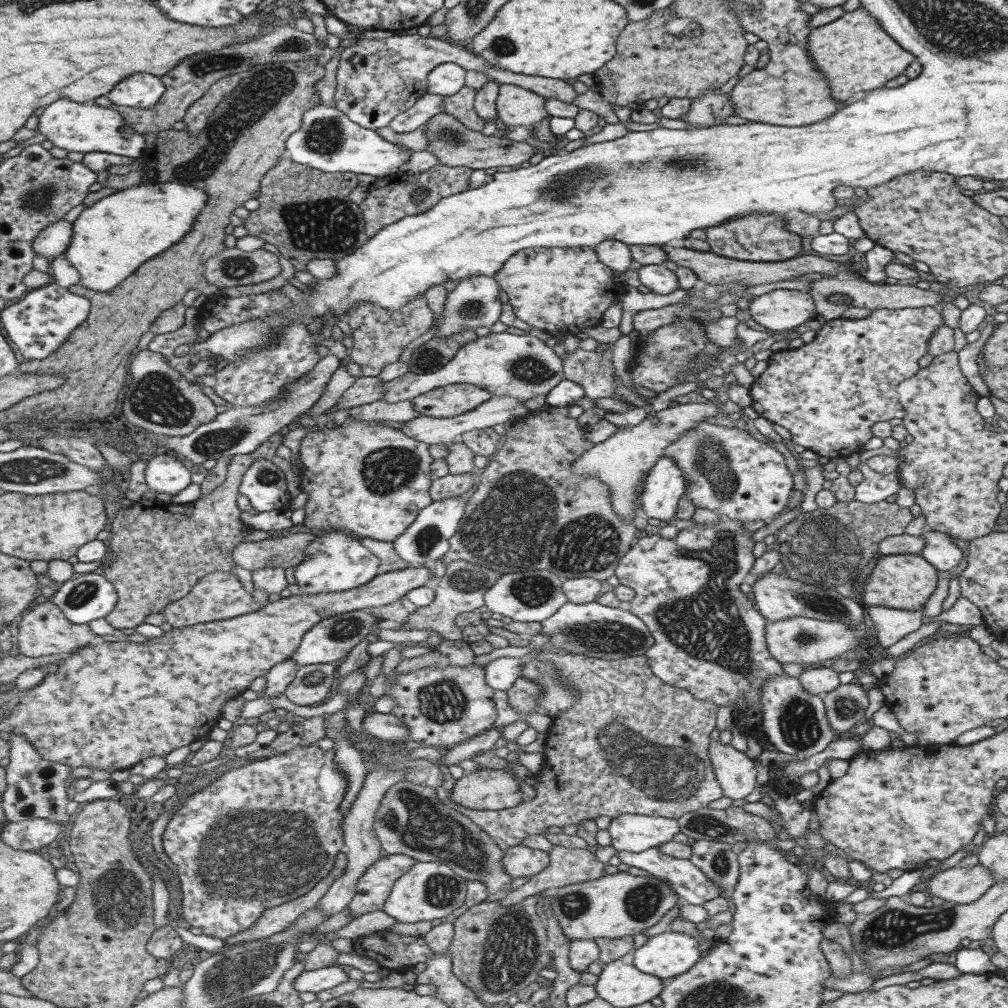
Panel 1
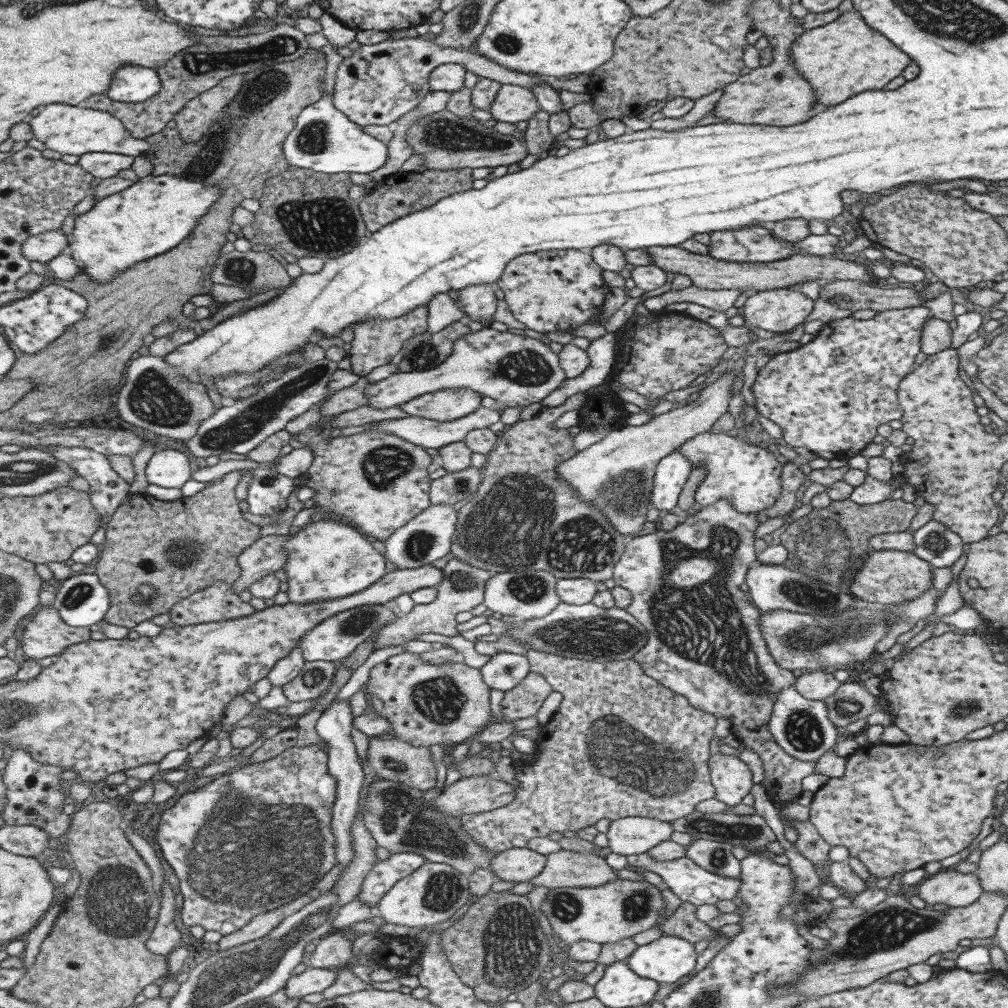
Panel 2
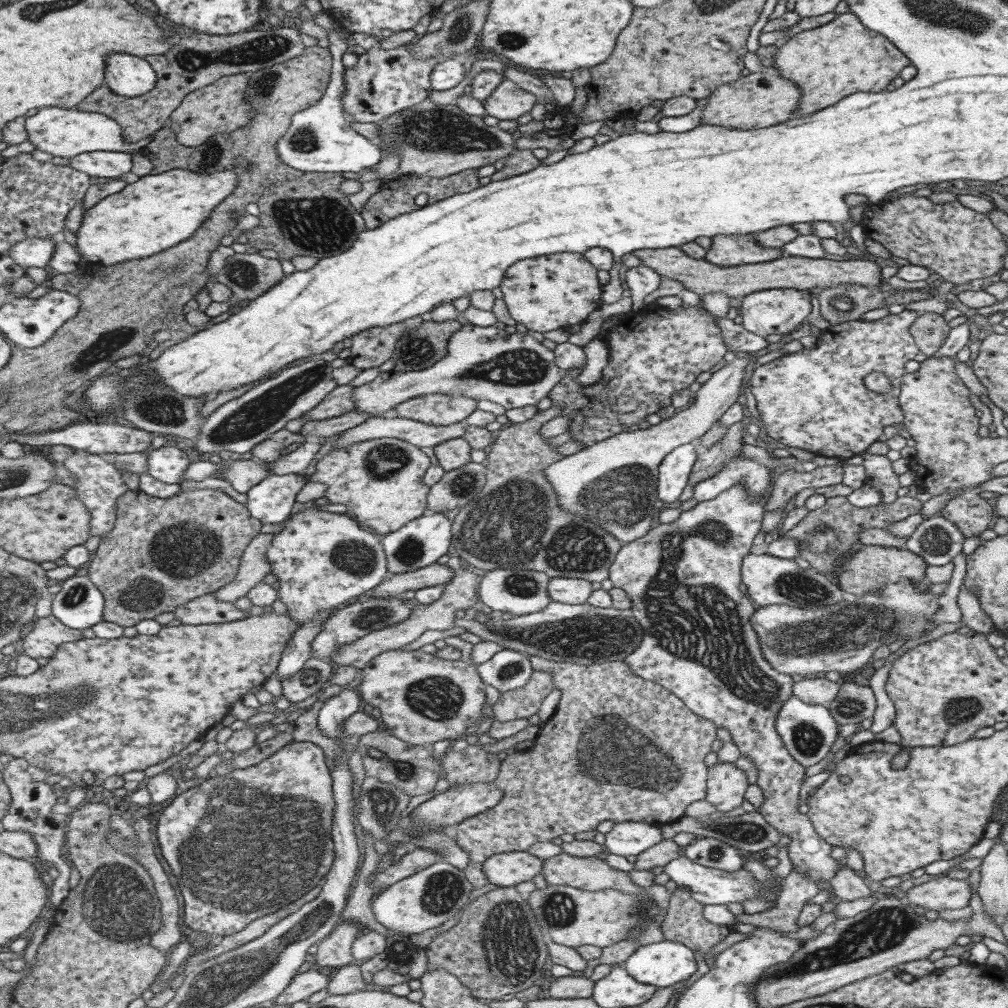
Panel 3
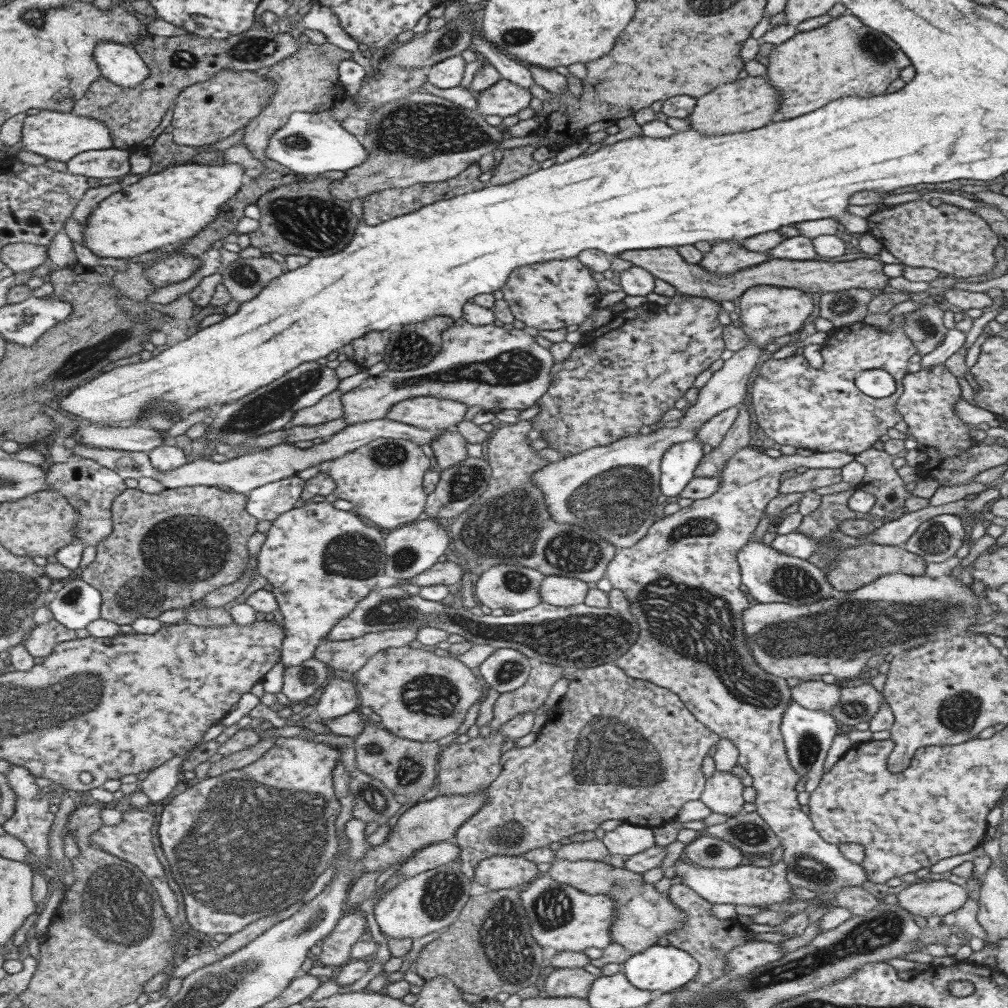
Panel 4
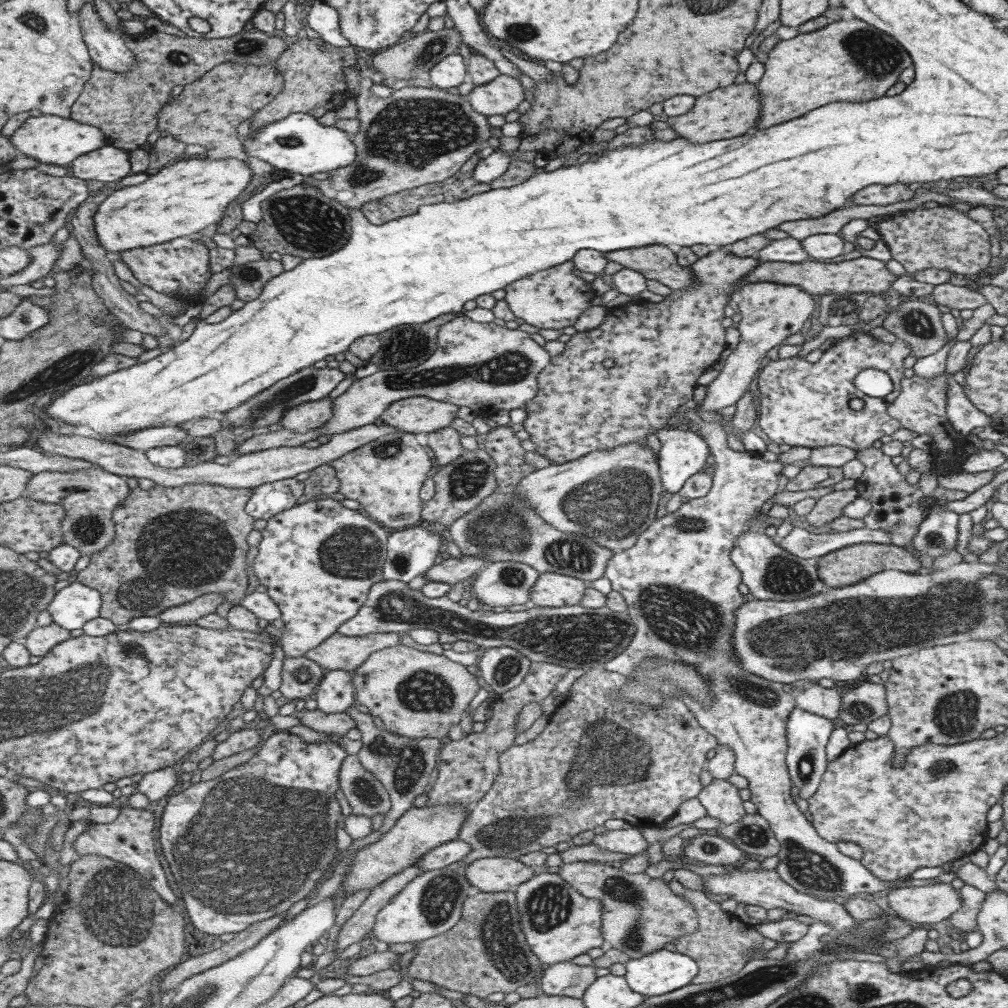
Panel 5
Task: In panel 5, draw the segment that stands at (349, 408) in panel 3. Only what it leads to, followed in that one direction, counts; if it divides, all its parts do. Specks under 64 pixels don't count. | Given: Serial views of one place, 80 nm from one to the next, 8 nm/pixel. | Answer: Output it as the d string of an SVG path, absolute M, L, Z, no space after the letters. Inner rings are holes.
M328 397L317 402L299 404L281 418L280 424L284 429L293 432L309 432L325 426L335 416L335 399Z

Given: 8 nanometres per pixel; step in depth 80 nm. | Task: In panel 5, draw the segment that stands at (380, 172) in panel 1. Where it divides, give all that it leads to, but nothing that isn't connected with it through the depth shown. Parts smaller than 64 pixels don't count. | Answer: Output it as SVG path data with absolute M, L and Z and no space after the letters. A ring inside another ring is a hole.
M293 113L283 120L265 125L257 132L246 136L244 145L248 155L270 162L277 169L289 173L298 173L306 178L320 172L330 173L339 167L356 162L357 147L347 138L347 132L335 125L322 126L317 117L305 113Z

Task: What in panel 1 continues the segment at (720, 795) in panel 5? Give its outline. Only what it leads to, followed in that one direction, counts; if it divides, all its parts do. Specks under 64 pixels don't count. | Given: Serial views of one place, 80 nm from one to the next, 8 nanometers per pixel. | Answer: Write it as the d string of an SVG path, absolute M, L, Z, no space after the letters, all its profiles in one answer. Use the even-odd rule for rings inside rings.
M719 741L708 744L708 760L723 797L741 803L756 785L756 768L743 752Z

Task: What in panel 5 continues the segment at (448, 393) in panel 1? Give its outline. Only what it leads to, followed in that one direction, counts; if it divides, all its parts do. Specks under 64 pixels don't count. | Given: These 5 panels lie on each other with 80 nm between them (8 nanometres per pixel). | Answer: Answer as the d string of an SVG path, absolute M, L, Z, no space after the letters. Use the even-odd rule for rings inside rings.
M424 397L401 399L386 407L384 414L372 424L388 425L422 437L427 433L449 427L456 418L458 408L453 404L443 403Z

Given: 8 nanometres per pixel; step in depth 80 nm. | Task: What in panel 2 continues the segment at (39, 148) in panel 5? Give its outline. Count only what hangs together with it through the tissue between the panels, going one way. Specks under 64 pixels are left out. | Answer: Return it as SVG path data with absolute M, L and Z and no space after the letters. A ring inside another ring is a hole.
M49 103L48 107L44 107L28 121L35 133L35 139L61 155L75 154L80 157L90 152L112 152L136 157L151 148L150 142L133 136L121 120L113 116L113 113L104 110L81 108L80 105Z

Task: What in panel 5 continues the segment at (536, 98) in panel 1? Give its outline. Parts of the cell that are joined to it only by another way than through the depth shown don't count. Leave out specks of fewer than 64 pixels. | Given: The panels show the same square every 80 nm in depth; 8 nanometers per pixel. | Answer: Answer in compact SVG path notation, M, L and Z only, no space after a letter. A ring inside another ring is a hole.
M499 73L492 81L473 85L467 95L471 108L483 116L504 115L525 99L517 78Z

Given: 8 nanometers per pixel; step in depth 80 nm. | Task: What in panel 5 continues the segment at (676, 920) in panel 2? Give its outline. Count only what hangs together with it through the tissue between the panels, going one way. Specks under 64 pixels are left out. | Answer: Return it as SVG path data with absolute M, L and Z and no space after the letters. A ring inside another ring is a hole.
M674 878L669 880L666 886L675 896L683 898L693 908L693 912L697 913L697 931L683 935L672 943L677 952L696 962L698 971L696 976L690 980L691 983L703 984L727 978L743 968L748 960L745 957L748 950L756 948L756 950L768 951L775 948L775 941L764 938L756 932L753 926L740 922L732 914L721 912L719 903L707 899L702 891L688 890Z

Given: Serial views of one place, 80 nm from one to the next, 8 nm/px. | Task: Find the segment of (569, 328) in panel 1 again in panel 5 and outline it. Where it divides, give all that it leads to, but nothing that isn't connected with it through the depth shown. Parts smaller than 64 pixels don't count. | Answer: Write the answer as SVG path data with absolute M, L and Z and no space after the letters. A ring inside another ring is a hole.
M571 261L556 264L538 270L525 278L514 280L511 284L502 288L505 292L503 300L515 317L523 322L540 328L553 328L559 330L565 326L573 326L578 315L589 308L592 297L595 296L590 283L573 275L574 266Z

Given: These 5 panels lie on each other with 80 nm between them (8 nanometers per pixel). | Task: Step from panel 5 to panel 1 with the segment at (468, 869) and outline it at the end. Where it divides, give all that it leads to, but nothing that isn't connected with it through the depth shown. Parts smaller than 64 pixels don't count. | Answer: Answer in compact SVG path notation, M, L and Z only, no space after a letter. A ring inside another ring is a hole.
M523 845L511 846L504 850L503 873L515 878L533 877L549 864L548 852L535 850Z

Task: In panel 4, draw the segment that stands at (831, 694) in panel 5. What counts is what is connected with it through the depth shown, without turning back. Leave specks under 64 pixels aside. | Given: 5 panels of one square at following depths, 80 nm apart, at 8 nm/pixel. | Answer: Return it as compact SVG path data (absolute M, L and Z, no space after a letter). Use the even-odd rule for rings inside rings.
M817 680L802 681L789 690L789 700L795 701L807 710L824 710L829 713L838 703L840 688Z

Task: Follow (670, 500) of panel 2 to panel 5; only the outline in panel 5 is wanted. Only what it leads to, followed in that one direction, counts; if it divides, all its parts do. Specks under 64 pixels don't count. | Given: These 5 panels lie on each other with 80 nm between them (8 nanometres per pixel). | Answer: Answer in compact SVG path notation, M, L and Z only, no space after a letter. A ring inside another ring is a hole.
M667 427L655 430L661 448L658 472L665 492L677 493L685 479L701 472L709 450L694 427Z

